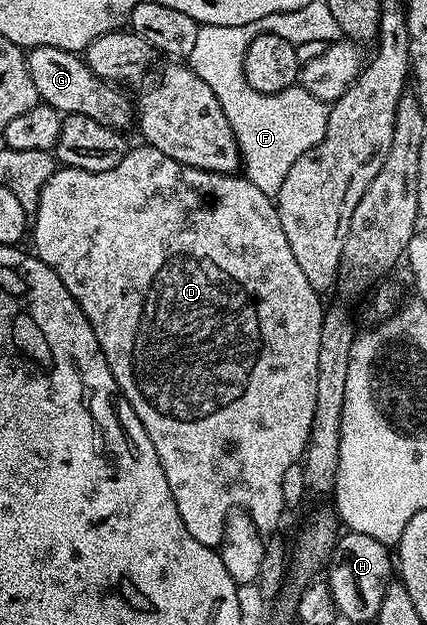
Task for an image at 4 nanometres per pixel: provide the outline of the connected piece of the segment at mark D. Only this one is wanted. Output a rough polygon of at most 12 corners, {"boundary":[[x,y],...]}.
{"boundary":[[132,147],[41,190],[177,514],[278,529],[325,304],[272,197]]}

